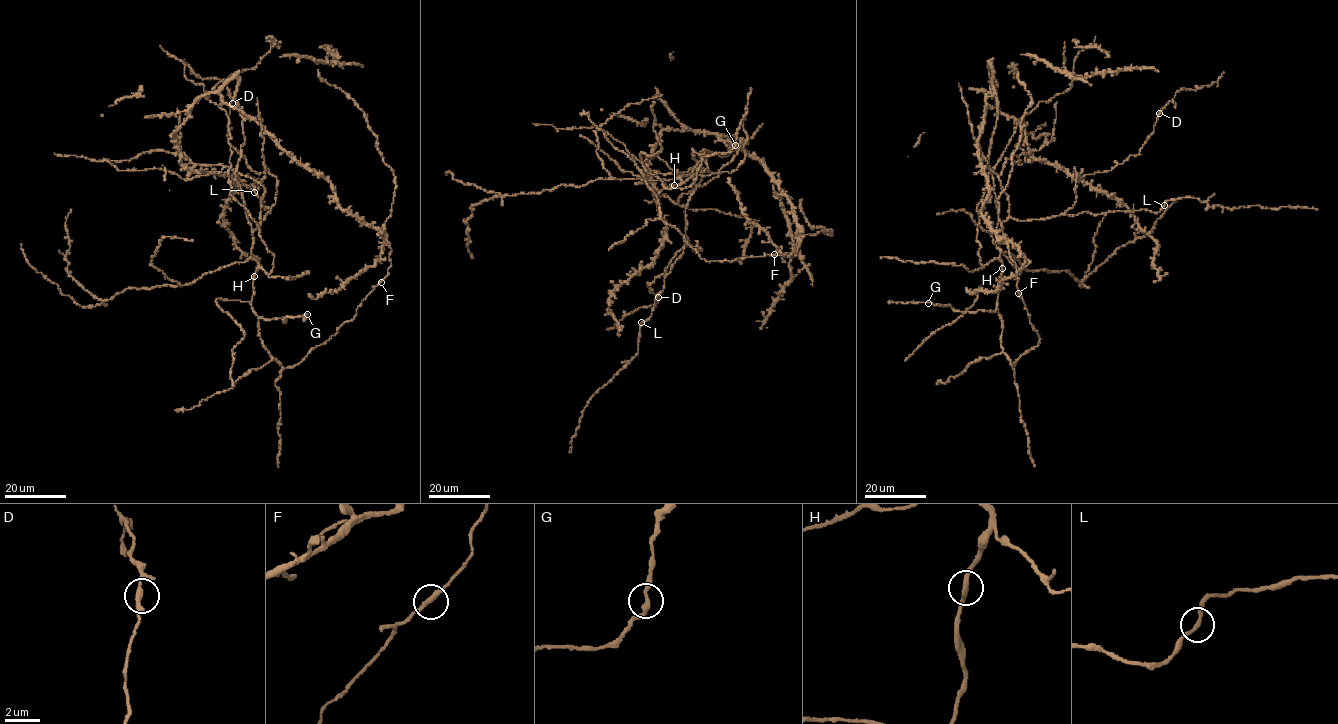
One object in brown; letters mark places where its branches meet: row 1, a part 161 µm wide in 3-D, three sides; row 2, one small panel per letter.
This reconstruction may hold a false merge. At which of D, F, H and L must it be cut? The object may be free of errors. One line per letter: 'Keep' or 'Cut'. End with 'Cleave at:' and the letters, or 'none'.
D: Keep
F: Keep
H: Keep
L: Keep
Cleave at: none

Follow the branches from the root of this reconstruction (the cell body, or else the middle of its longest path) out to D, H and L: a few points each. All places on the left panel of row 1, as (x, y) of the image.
D: (306, 356), (284, 368), (258, 332), (252, 233), (274, 204), (278, 181), (252, 171), (228, 142), (232, 103)
H: (306, 356), (299, 363), (284, 368), (263, 345), (258, 318), (251, 304), (254, 277)
L: (306, 356), (284, 368), (258, 332), (251, 304), (259, 265), (251, 257), (252, 233), (270, 210), (254, 191)

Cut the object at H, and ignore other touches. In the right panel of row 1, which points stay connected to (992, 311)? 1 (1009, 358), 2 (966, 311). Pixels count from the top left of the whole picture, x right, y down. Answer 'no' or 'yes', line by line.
1: yes
2: yes

